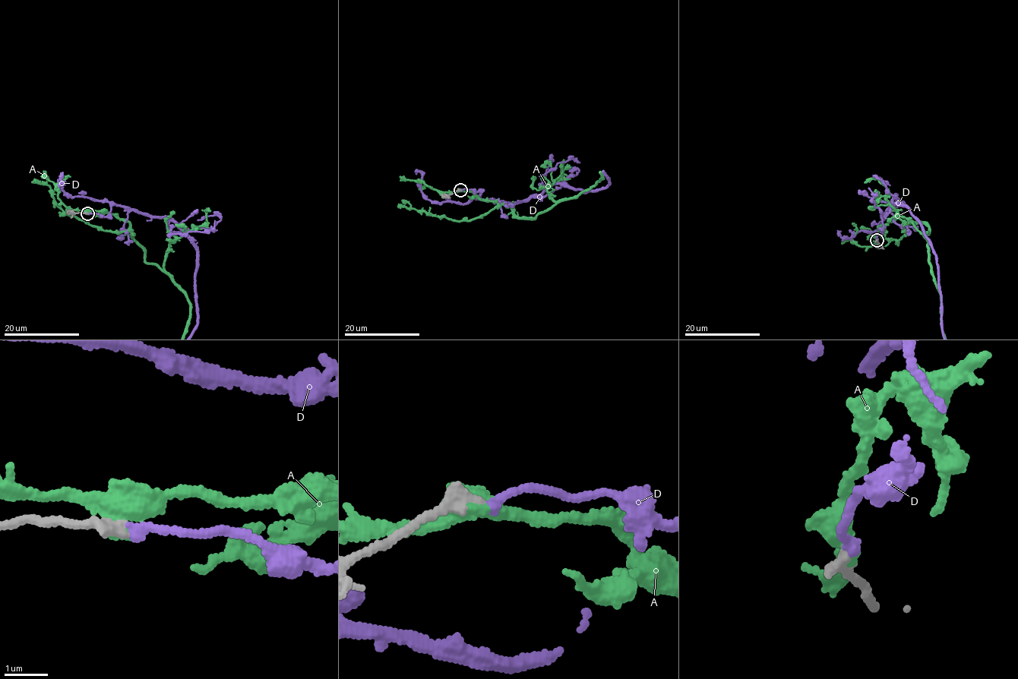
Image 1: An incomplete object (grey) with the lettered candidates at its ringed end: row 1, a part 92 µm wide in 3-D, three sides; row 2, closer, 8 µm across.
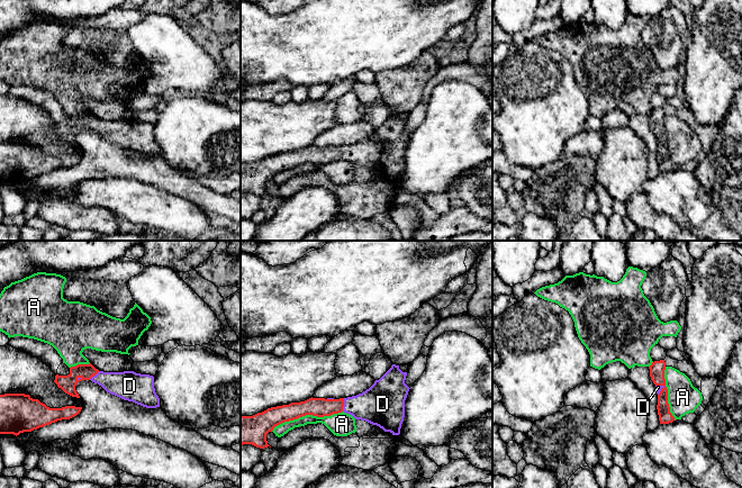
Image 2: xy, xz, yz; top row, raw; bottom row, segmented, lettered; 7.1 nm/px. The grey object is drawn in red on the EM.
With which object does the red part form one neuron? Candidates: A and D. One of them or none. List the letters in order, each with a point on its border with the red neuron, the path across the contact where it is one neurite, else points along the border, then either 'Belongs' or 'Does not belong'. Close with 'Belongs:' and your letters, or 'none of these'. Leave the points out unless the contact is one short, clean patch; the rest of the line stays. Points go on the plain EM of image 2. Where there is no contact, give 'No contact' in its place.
A: Touches red at xz (306, 162). Does not belong
D: Touches red at xz (343, 153). Path across: xz (319, 155), (343, 153), (378, 153). Belongs
Belongs: D

